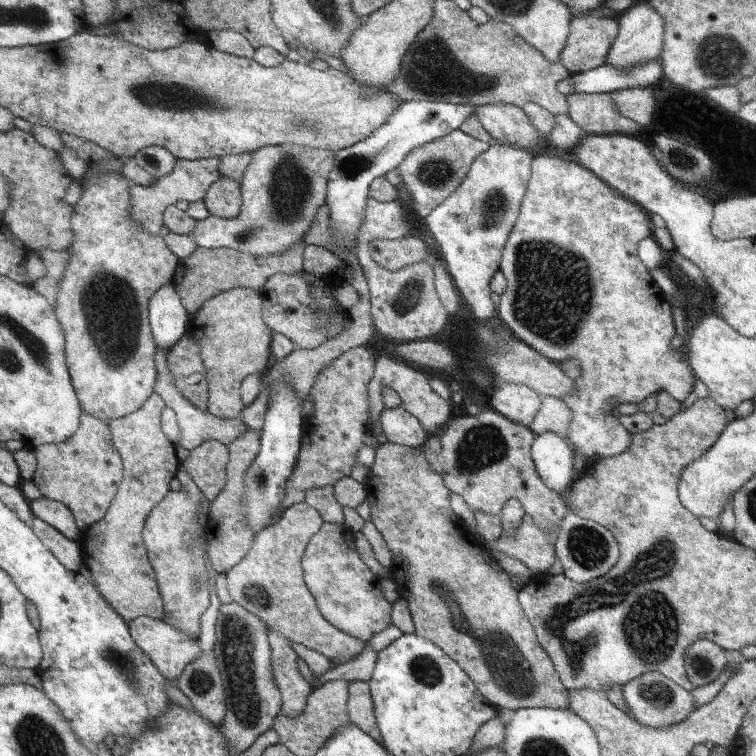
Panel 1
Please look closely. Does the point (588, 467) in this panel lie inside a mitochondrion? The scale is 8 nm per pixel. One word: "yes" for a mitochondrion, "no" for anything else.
no

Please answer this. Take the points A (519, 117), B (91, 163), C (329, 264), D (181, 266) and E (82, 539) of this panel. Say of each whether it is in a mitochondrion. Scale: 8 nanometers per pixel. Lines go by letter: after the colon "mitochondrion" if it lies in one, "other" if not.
A: other
B: other
C: other
D: other
E: other

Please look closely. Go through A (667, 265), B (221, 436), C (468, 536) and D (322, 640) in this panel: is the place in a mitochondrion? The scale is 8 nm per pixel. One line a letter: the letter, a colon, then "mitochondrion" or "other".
A: other
B: other
C: other
D: other

